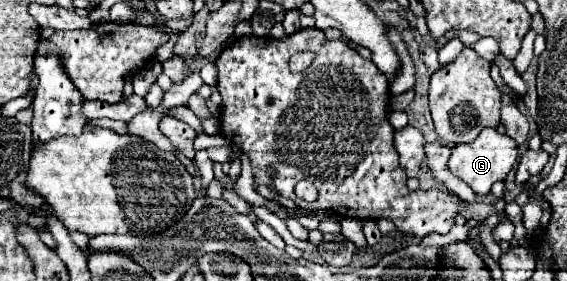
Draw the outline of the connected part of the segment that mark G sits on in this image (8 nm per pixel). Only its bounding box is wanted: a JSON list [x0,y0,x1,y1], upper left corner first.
[448,129,518,195]

